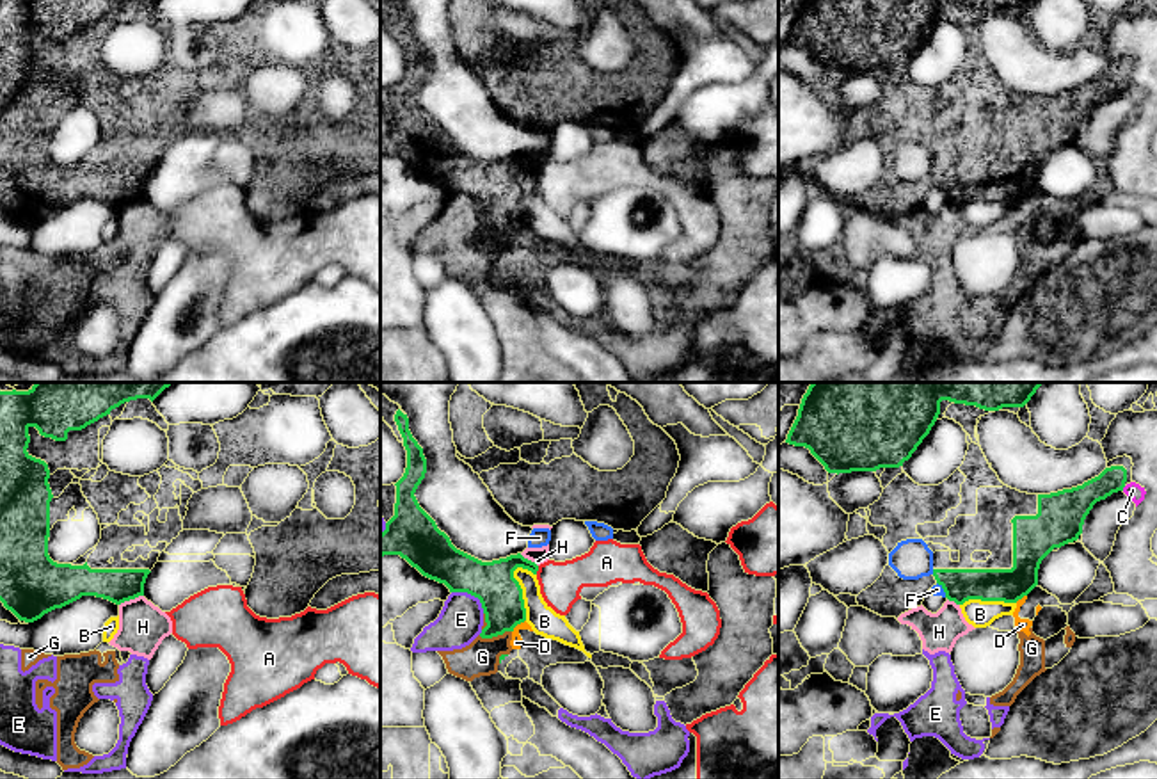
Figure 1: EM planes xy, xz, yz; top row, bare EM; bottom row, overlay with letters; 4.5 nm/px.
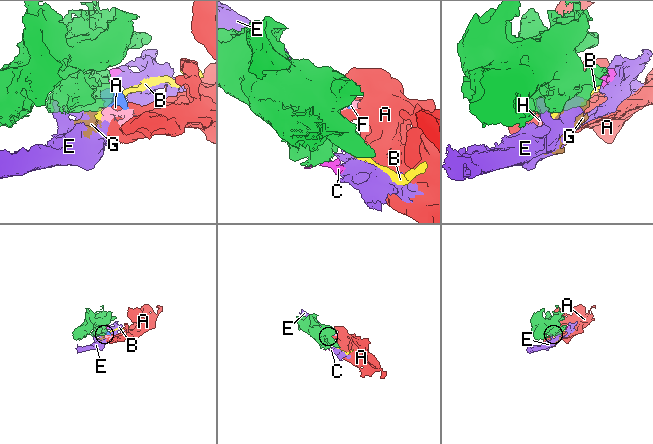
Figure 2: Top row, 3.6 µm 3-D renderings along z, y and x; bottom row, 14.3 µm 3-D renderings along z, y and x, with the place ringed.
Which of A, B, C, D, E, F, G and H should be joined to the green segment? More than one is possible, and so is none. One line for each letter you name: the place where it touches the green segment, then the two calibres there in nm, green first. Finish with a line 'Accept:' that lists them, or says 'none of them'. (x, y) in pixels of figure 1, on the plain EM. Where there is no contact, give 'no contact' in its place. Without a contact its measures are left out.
Accept: none of them

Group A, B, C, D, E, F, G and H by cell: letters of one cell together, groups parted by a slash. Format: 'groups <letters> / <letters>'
groups A B F / C D E G H

